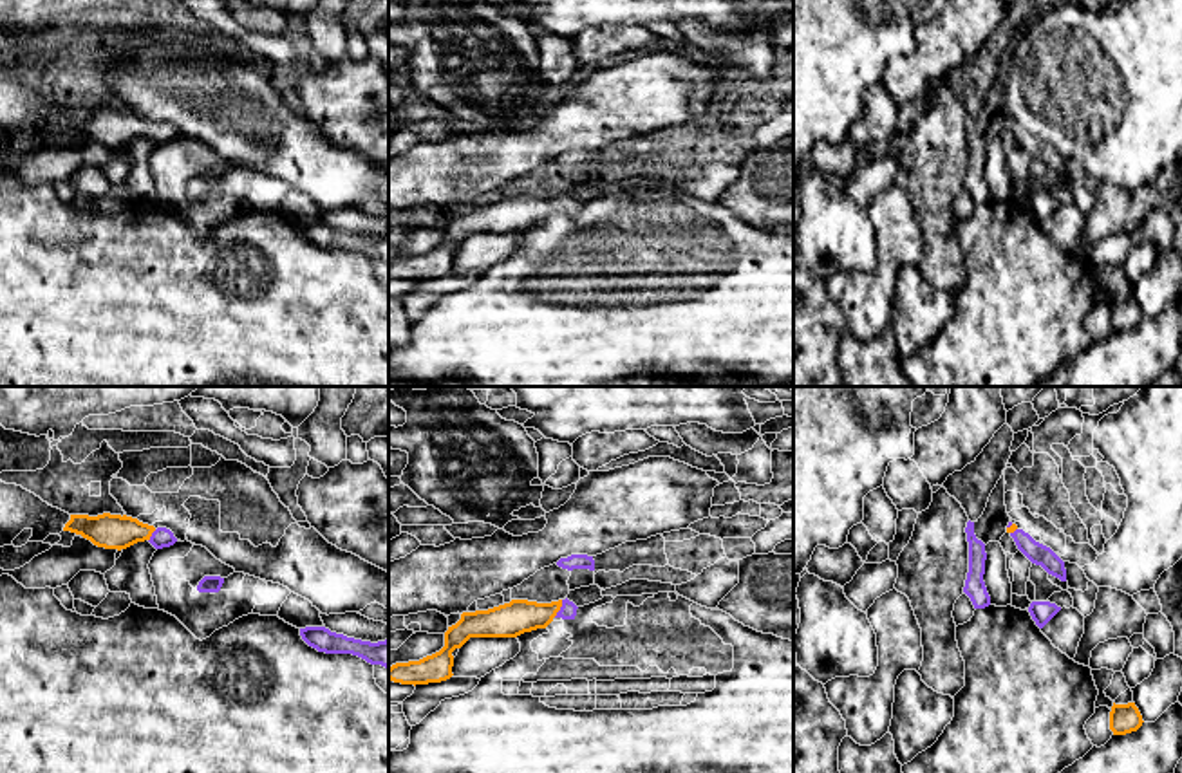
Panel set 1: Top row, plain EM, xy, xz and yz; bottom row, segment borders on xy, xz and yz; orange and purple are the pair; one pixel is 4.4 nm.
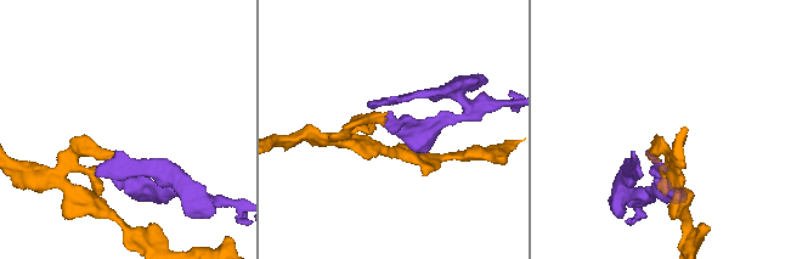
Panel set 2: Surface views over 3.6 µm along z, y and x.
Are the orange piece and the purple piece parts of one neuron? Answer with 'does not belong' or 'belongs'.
belongs

